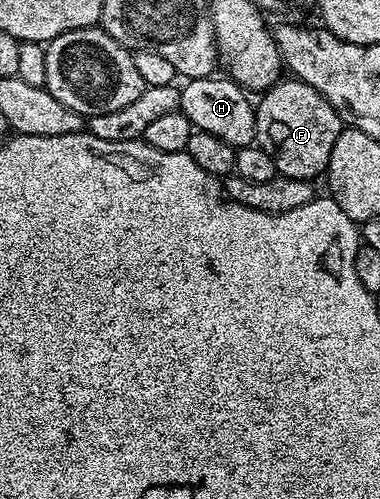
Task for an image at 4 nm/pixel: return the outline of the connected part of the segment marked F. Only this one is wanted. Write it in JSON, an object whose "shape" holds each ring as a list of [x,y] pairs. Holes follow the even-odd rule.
{"shape":[[[294,76],[282,80],[262,91],[255,108],[257,132],[254,145],[269,152],[276,175],[297,180],[315,180],[326,175],[329,156],[333,156],[333,144],[345,129],[340,111],[325,101],[321,92],[309,88]],[[340,118],[340,119],[339,119]]]}

